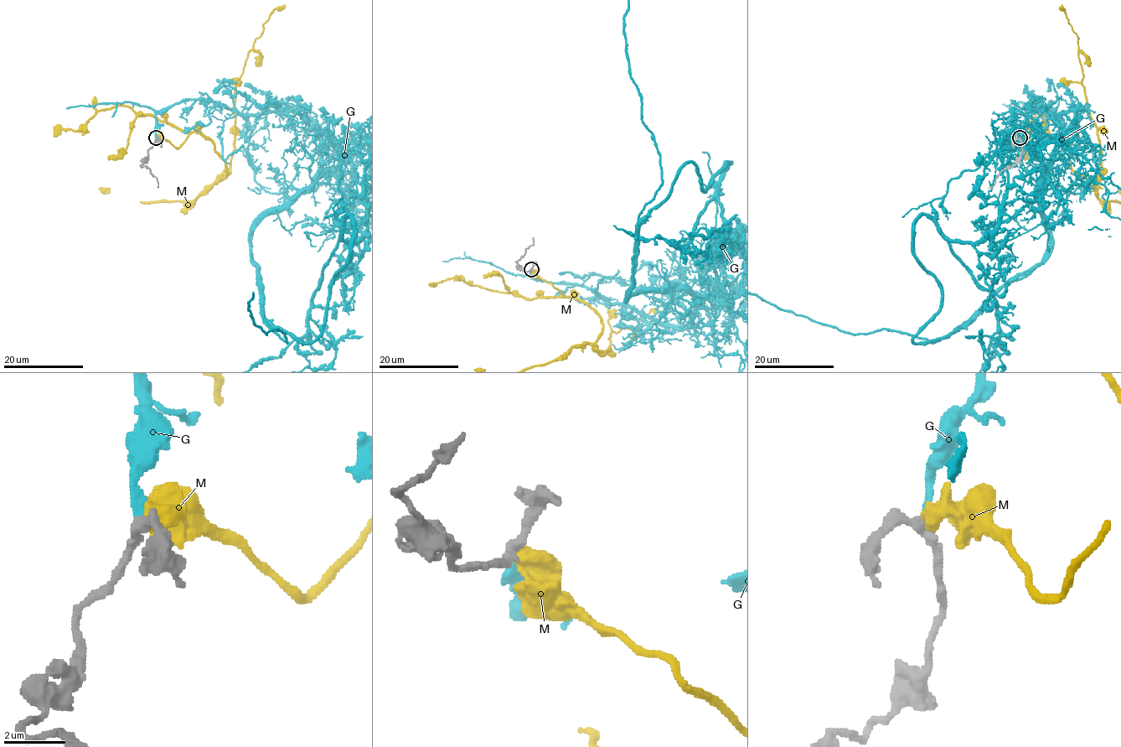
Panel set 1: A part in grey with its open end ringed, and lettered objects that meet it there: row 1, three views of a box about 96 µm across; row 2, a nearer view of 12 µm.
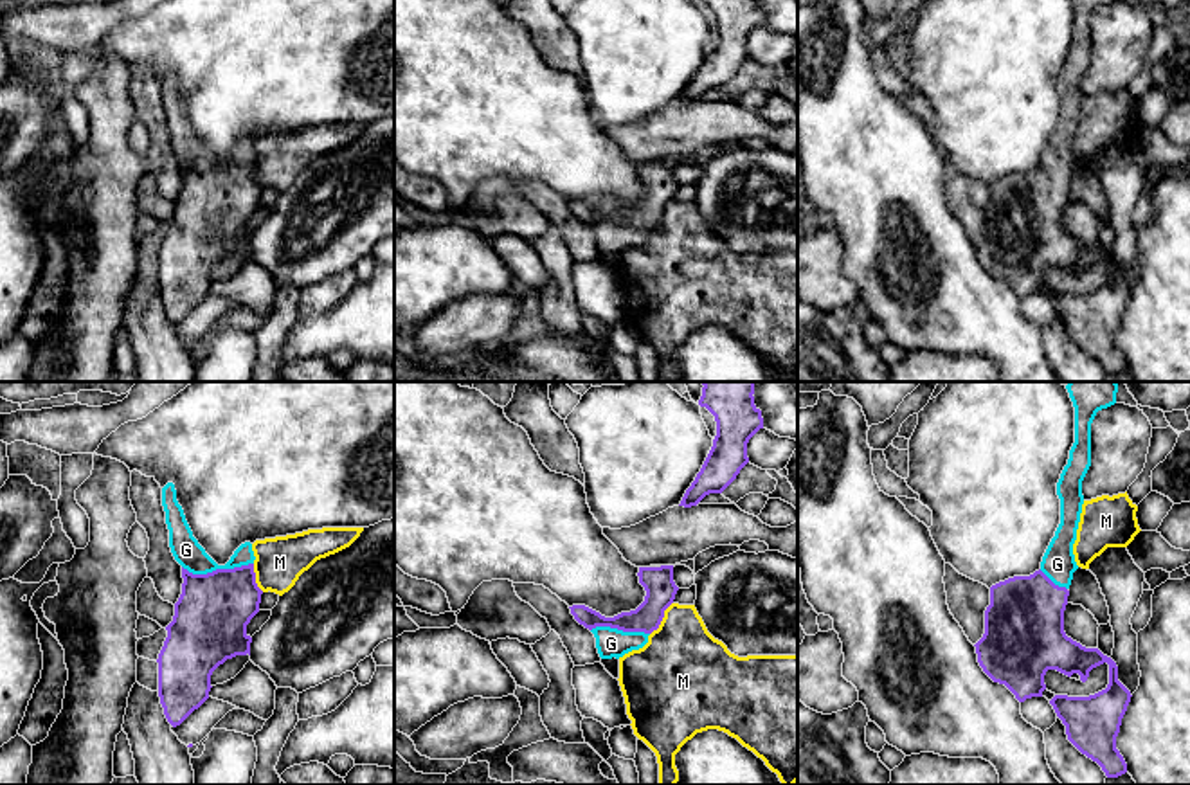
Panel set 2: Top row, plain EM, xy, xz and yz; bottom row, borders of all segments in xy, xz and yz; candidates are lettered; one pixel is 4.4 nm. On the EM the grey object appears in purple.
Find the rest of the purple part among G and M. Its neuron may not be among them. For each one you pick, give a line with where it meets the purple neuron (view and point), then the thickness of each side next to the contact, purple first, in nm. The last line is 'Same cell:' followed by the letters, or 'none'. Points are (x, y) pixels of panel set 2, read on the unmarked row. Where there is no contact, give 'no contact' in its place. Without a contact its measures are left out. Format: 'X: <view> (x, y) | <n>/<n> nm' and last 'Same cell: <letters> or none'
G: xy (216, 166) | 320/130 nm
Same cell: G

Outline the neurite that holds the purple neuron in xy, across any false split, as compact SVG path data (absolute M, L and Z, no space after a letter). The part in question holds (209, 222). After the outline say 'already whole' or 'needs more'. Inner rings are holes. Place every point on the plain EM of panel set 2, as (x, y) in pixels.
M173 79L162 85L162 103L169 126L169 144L182 162L182 191L158 250L158 293L167 319L176 324L198 306L211 288L211 272L227 256L250 252L247 221L259 209L263 187L256 180L252 140L241 140L225 162L218 162L193 133Z; needs more

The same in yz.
M1073 0L1075 40L1057 79L1060 121L1039 167L990 184L985 230L974 243L983 268L1005 281L1019 299L1042 293L1048 266L1068 274L1078 270L1086 279L1093 265L1107 259L1105 286L1089 293L1055 292L1050 301L1066 322L1068 337L1096 358L1107 374L1118 374L1127 369L1127 360L1116 346L1116 333L1132 292L1118 277L1118 263L1111 254L1064 229L1068 185L1078 166L1073 140L1084 101L1082 77L1091 63L1091 20L1098 7L1111 2Z; needs more

